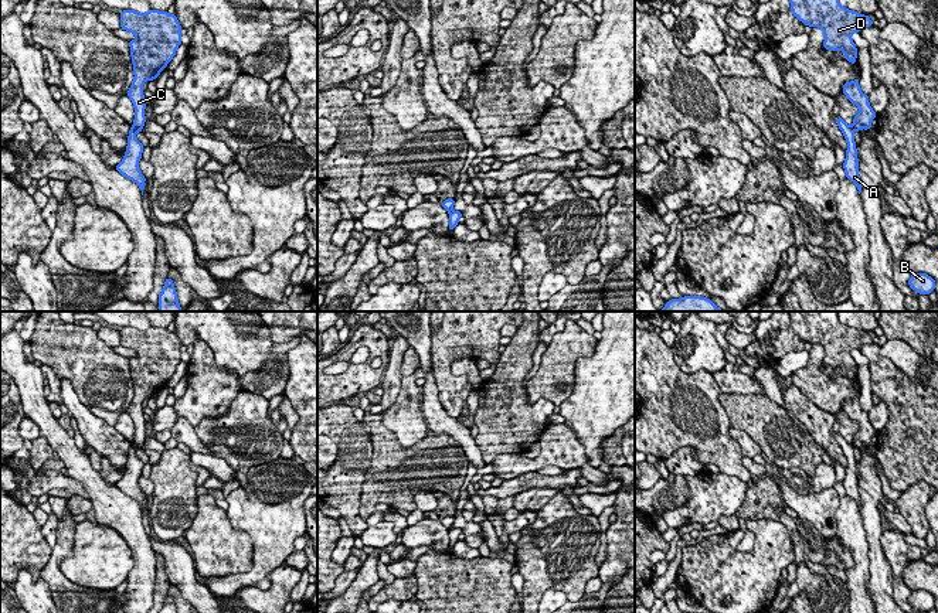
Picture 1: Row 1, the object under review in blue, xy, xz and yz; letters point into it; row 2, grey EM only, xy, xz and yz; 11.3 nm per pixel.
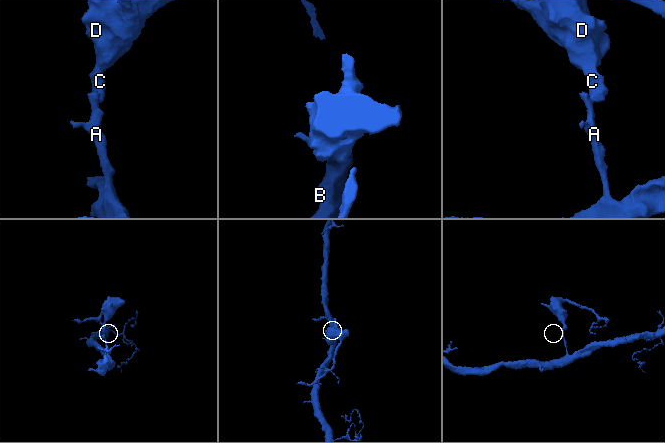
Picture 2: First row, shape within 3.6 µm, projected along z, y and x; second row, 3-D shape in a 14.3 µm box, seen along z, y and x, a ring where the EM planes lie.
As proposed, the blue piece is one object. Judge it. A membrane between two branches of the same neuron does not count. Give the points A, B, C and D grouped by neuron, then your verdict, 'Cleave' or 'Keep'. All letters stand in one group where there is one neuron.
Groups: A B / C D. Cleave

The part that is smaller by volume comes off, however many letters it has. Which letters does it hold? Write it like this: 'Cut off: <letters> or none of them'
Cut off: C, D

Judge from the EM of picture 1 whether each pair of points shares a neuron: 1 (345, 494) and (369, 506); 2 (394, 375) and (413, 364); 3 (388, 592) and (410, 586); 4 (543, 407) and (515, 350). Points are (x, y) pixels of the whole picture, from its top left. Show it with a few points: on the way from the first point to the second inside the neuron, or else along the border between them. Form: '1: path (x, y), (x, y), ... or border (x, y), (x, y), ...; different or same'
1: border (364, 480), (360, 511), (357, 514); different
2: border (410, 347), (403, 358), (401, 375); different
3: path (394, 591), (404, 588); same
4: path (524, 404), (515, 394), (515, 368); same

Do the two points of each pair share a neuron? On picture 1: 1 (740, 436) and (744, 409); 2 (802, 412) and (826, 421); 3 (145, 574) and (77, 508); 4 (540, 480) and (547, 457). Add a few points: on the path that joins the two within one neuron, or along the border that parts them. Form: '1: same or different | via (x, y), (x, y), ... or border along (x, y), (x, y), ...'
1: different | border along (731, 426), (744, 431), (763, 452)
2: same | via (808, 414), (821, 421)
3: different | border along (87, 499), (92, 507)
4: different | border along (536, 470), (505, 480)

